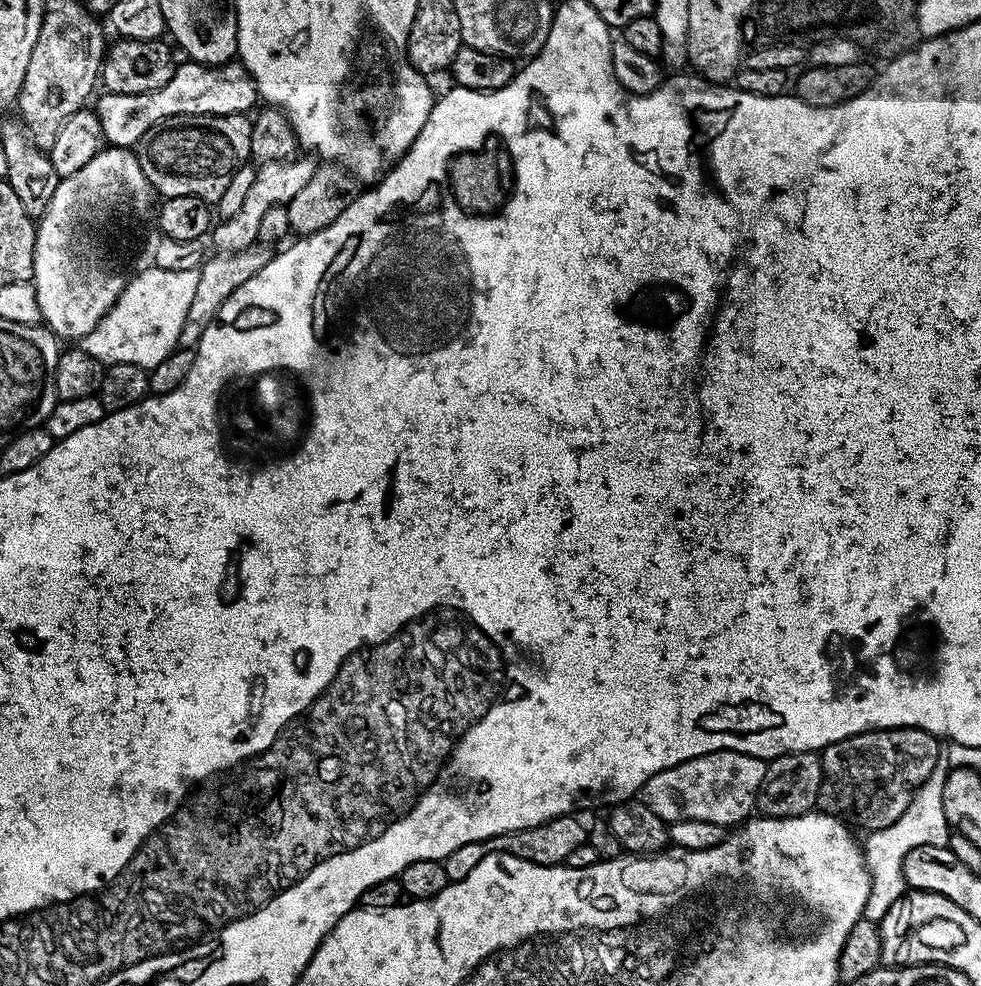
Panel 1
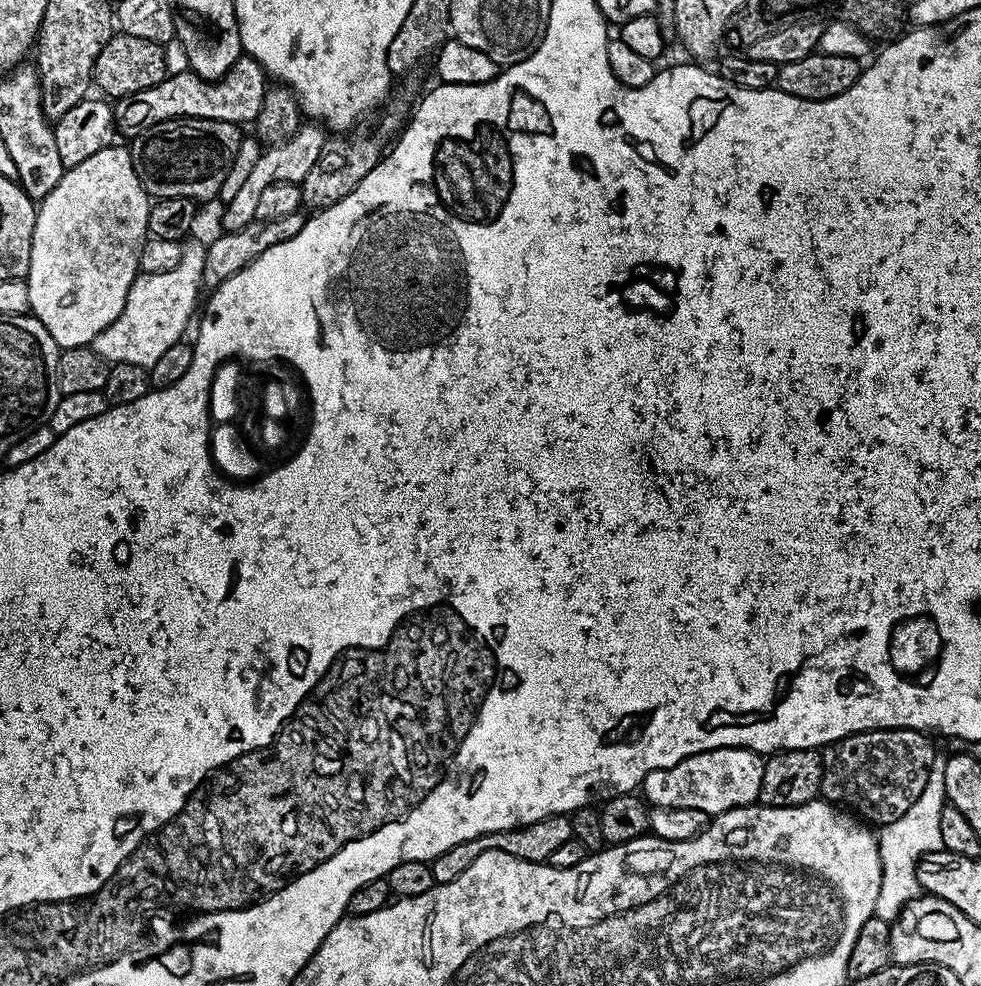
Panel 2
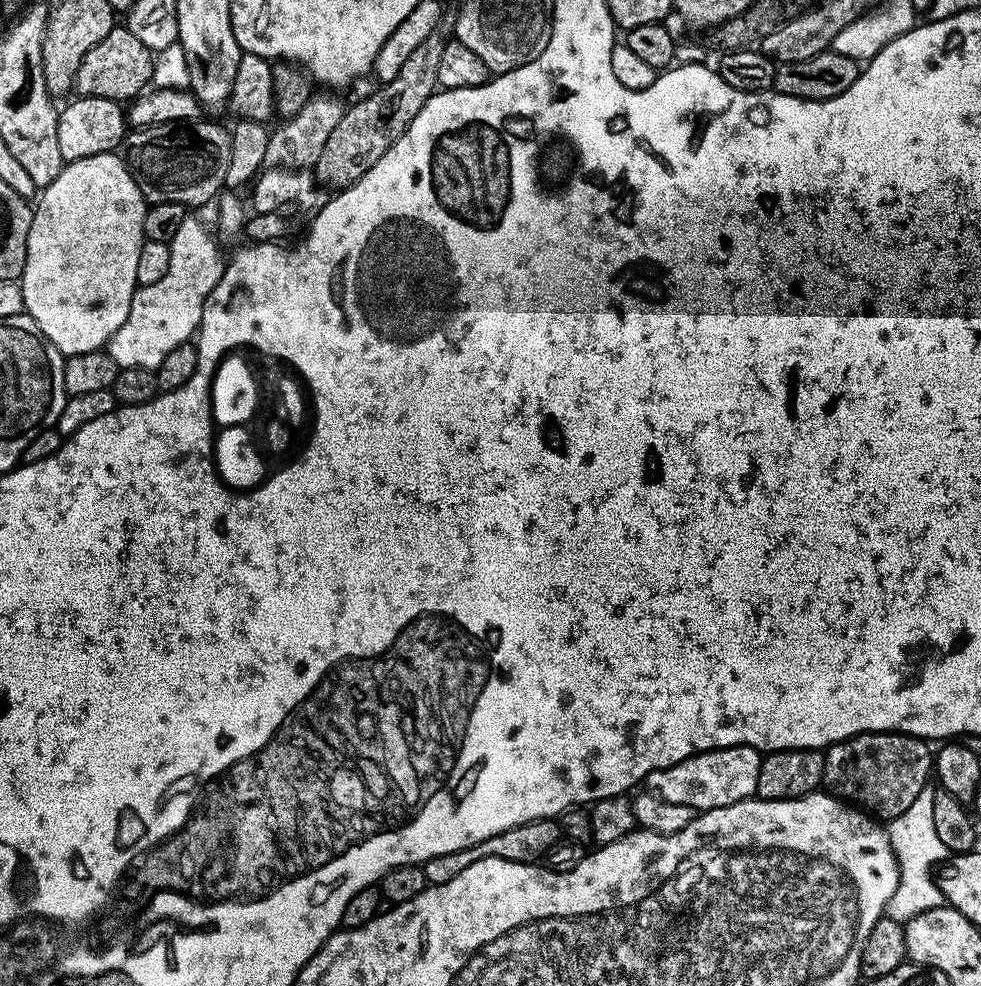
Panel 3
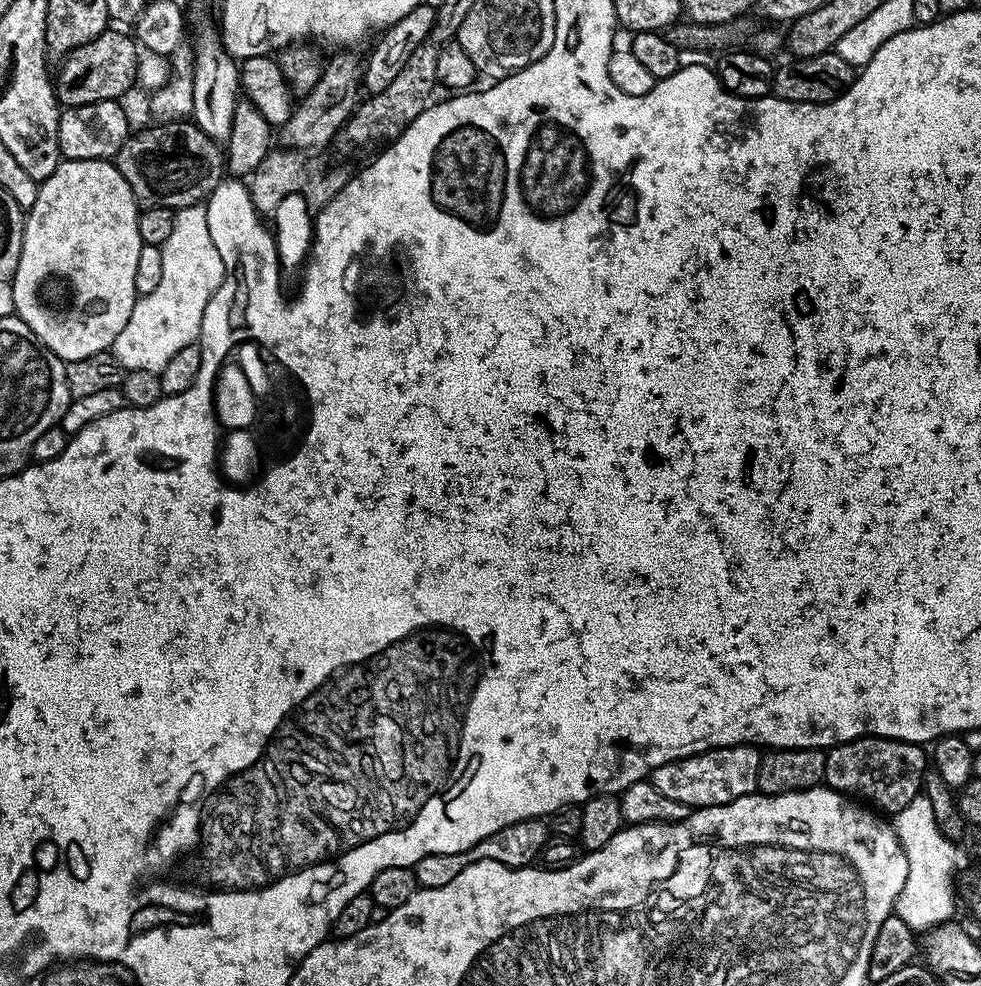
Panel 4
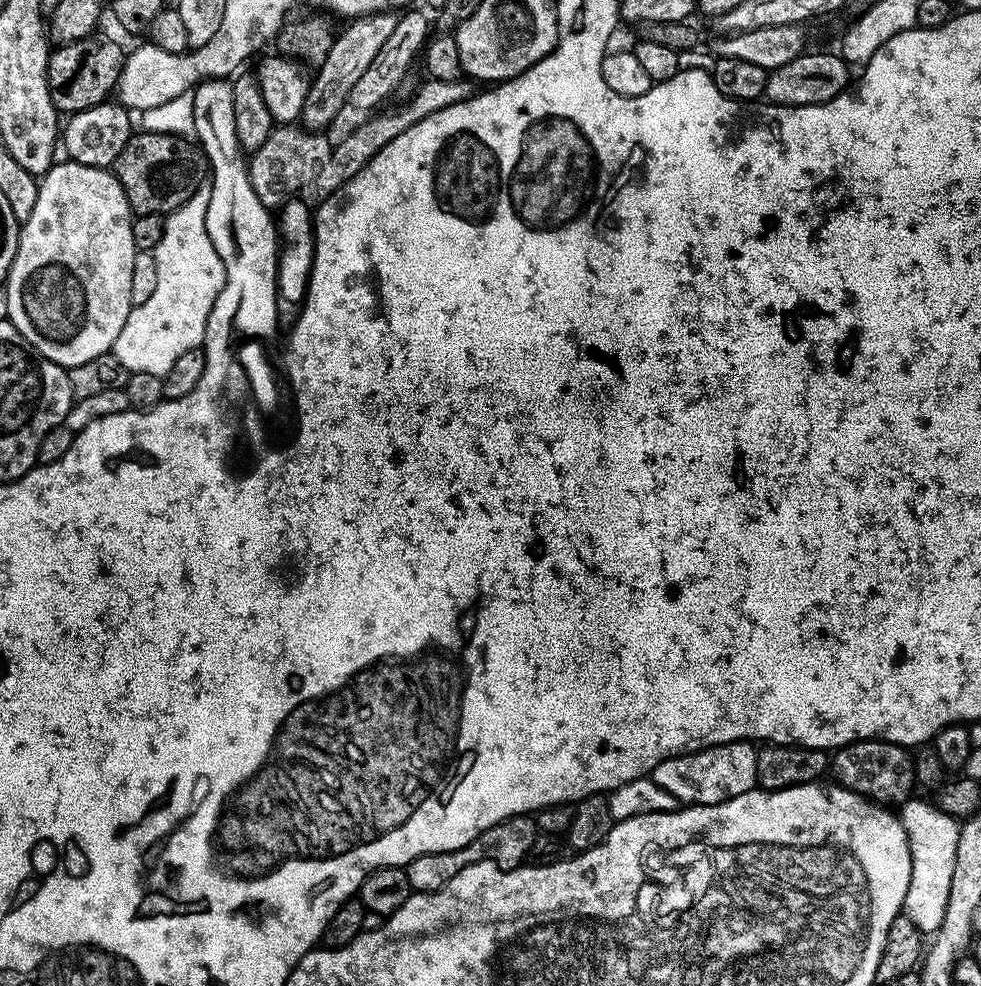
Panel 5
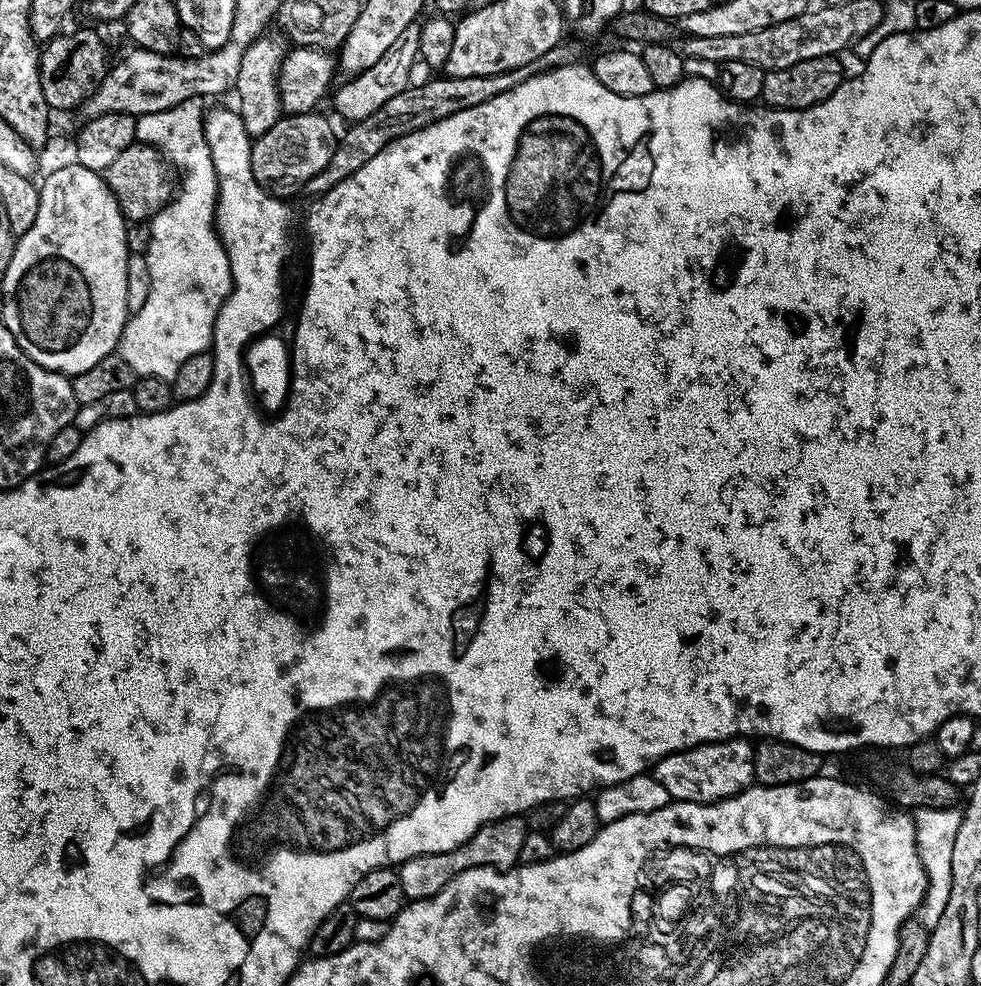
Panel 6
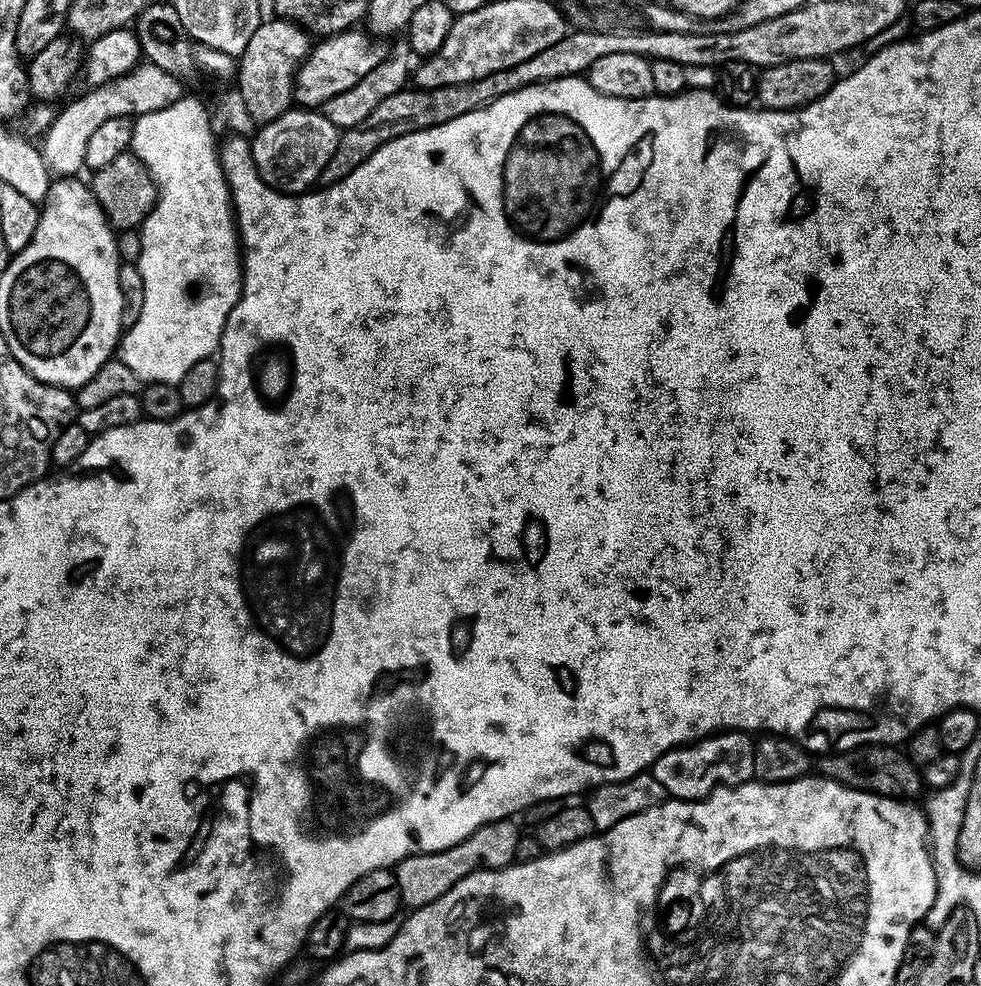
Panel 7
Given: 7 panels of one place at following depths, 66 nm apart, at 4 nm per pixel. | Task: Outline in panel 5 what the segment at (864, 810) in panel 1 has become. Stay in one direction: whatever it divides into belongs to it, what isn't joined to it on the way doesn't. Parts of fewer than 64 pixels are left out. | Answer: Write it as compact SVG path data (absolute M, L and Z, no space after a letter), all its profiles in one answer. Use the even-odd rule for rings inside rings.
M858 740L835 749L830 756L830 772L835 783L866 796L878 804L899 806L913 795L916 784L914 756L907 747L891 744L889 740Z

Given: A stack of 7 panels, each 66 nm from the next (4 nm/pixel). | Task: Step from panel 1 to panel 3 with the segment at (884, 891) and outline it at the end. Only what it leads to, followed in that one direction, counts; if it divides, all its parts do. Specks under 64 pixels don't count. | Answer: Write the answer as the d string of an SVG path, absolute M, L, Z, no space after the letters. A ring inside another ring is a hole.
M923 788L918 798L914 798L914 806L910 806L910 810L906 810L901 816L890 821L886 831L899 868L899 880L888 903L887 916L892 920L907 922L926 910L941 907L940 885L934 879L933 869L941 862L947 861L950 853L946 846L942 846L942 838L938 838L938 830L934 830L933 789Z

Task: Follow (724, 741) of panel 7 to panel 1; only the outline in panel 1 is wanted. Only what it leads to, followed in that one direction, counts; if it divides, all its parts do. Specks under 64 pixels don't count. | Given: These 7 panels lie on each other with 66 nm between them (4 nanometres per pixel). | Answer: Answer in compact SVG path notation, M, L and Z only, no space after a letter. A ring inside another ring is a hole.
M711 752L654 774L641 786L638 796L665 822L697 820L736 826L753 815L765 767L765 761L750 754Z

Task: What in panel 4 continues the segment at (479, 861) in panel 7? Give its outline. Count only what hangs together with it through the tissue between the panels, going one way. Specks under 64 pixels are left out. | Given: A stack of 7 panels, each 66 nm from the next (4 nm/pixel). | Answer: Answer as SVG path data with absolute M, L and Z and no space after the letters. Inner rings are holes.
M543 819L519 820L490 834L482 842L475 844L473 848L467 848L458 854L430 854L426 858L422 858L414 866L416 882L420 888L446 886L446 882L453 880L457 874L462 874L462 870L466 870L466 866L479 860L502 862L507 868L526 868L541 855L549 841L550 829Z

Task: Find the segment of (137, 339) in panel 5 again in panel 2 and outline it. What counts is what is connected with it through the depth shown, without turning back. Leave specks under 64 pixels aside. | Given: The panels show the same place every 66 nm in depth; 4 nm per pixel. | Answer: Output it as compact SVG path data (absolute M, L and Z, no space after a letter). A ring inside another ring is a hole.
M185 258L178 266L174 266L174 270L166 270L162 274L137 275L136 281L130 286L128 297L126 298L126 306L118 318L114 318L114 322L110 322L110 326L106 326L95 340L92 341L90 347L98 354L102 354L102 358L112 364L121 364L122 362L134 362L151 366L154 362L158 362L158 358L162 358L162 354L166 354L166 350L170 350L170 346L181 343L186 326L194 318L192 312L196 308L196 299L200 296L200 288L204 284L204 262L203 259Z

